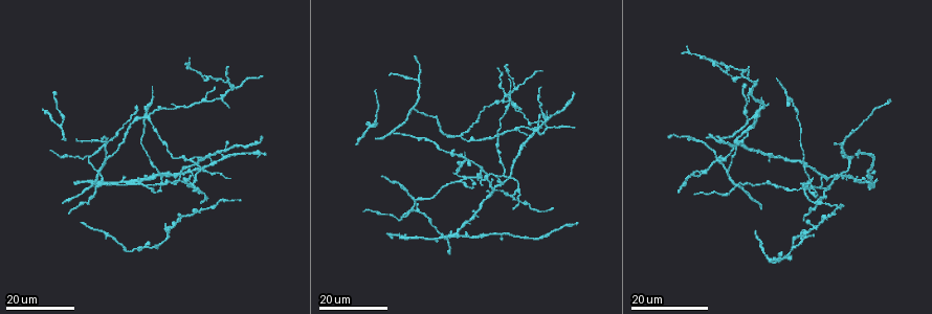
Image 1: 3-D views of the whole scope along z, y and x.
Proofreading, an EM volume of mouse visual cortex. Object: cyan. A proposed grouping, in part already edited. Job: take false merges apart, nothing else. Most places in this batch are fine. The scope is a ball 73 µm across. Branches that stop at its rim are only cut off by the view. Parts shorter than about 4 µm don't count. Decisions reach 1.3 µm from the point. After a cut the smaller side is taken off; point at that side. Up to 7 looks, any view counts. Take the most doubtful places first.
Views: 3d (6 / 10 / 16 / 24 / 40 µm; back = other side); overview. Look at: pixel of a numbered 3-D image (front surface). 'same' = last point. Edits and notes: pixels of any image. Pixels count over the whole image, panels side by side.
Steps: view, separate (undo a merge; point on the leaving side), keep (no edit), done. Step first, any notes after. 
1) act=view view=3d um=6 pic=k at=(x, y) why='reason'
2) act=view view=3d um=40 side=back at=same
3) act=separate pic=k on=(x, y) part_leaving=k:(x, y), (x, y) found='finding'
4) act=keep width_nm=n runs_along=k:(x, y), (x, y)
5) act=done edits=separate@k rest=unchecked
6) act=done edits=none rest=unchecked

act=view view=3d um=16 pic=1 at=(706, 171)

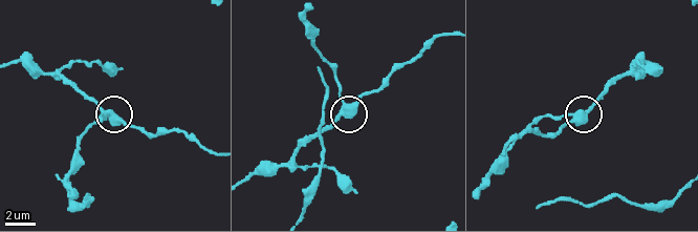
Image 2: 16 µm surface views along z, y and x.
act=view view=3d um=6 pic=2 at=(343, 114) why='closer look'

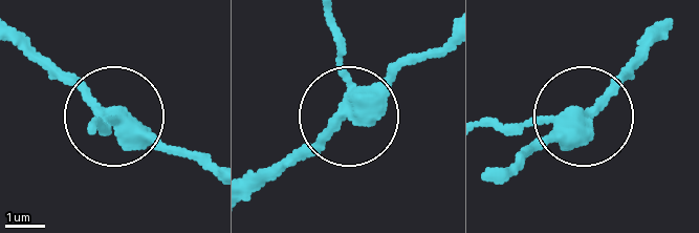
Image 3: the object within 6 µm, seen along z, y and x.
act=view view=3d um=6 side=back pic=3 at=(584, 119)

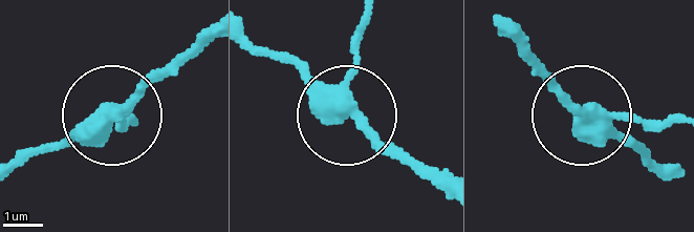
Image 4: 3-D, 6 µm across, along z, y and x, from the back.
act=keep side_arm_um=10 runs_along=4:(366, 20), (346, 113), (282, 54) found='one cell here'

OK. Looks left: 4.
act=view view=3d um=16 pic=1 at=(206, 99) why='thin arm on a thick one'

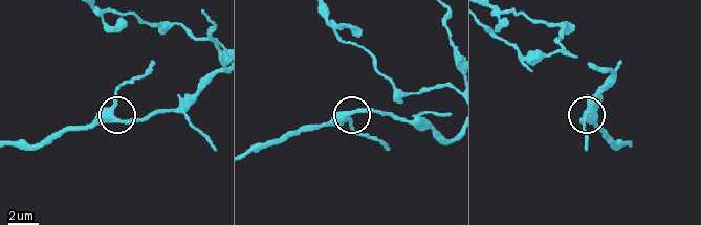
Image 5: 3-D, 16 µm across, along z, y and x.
act=view view=3d um=10 pic=5 at=(348, 115)

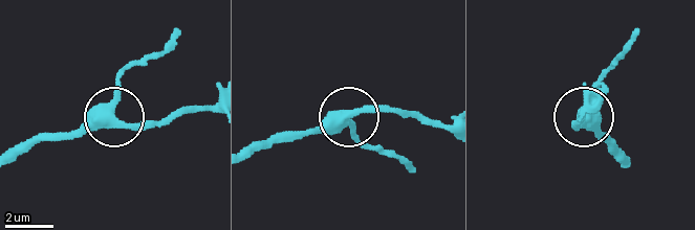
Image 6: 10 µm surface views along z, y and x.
act=keep arms=3 runs_along=6:(17, 157), (35, 144), (107, 122), (123, 71) found='continuous, no second cell'

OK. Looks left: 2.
act=view view=3d um=24 pic=1 at=(548, 127) why='branch point'

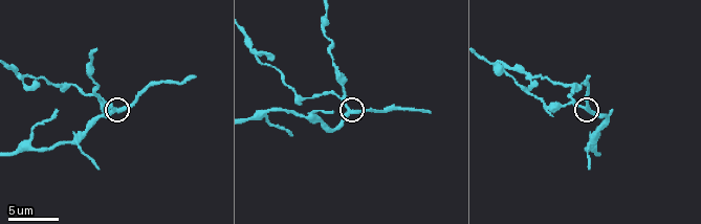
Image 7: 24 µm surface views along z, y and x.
act=view view=3d um=10 pic=7 at=(116, 108)

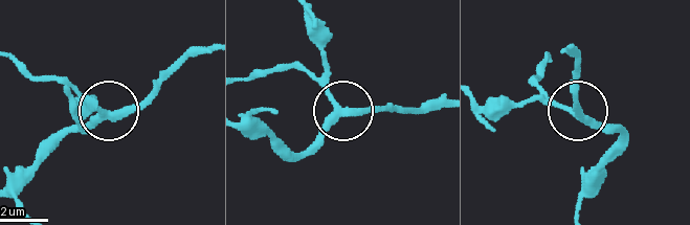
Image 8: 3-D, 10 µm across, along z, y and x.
act=keep runs_along=8:(8, 183), (62, 135), (128, 109), (156, 83) found='continuous, no second cell'

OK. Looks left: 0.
act=done edits=none rest=unchecked

